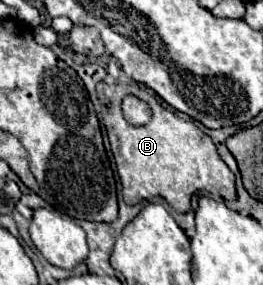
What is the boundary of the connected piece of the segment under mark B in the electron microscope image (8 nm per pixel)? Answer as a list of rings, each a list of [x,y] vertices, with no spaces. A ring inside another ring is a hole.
[[[98,84],[102,120],[110,138],[110,148],[116,158],[122,194],[126,204],[138,204],[150,198],[164,198],[176,212],[188,212],[196,192],[210,192],[224,200],[236,200],[232,170],[222,162],[214,142],[190,120],[180,118],[170,108],[164,108],[152,90],[142,84]],[[132,94],[152,108],[152,120],[146,126],[132,126],[122,114],[122,100]]]

